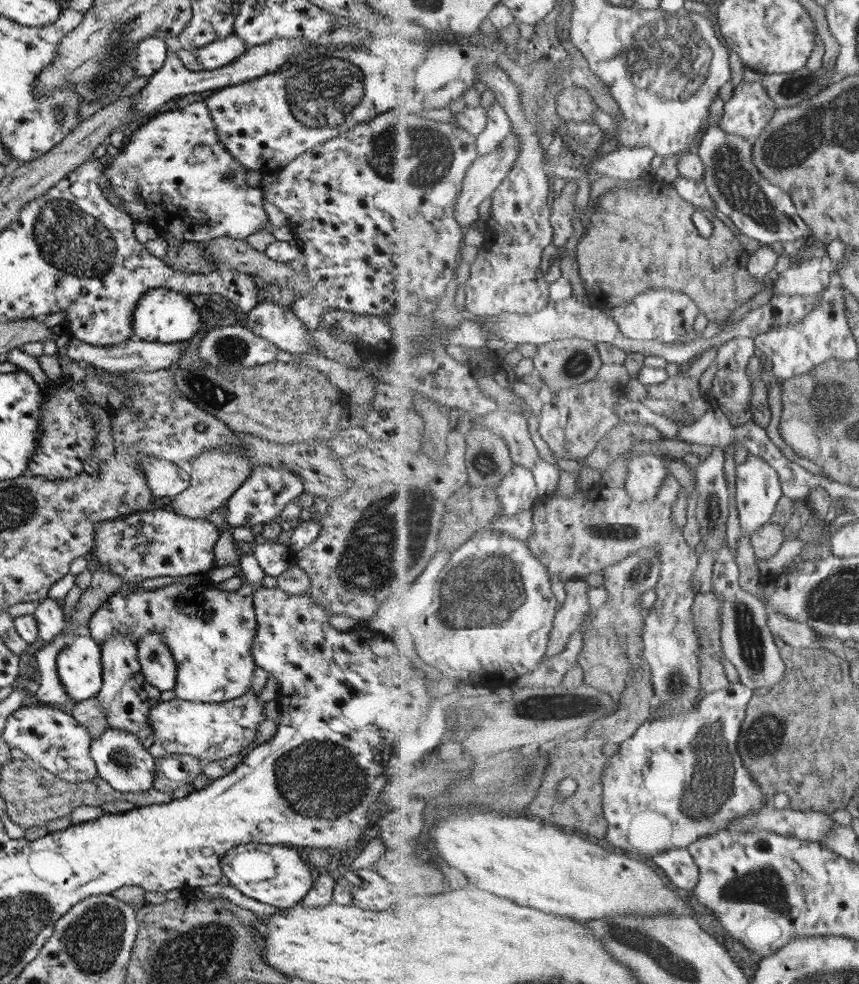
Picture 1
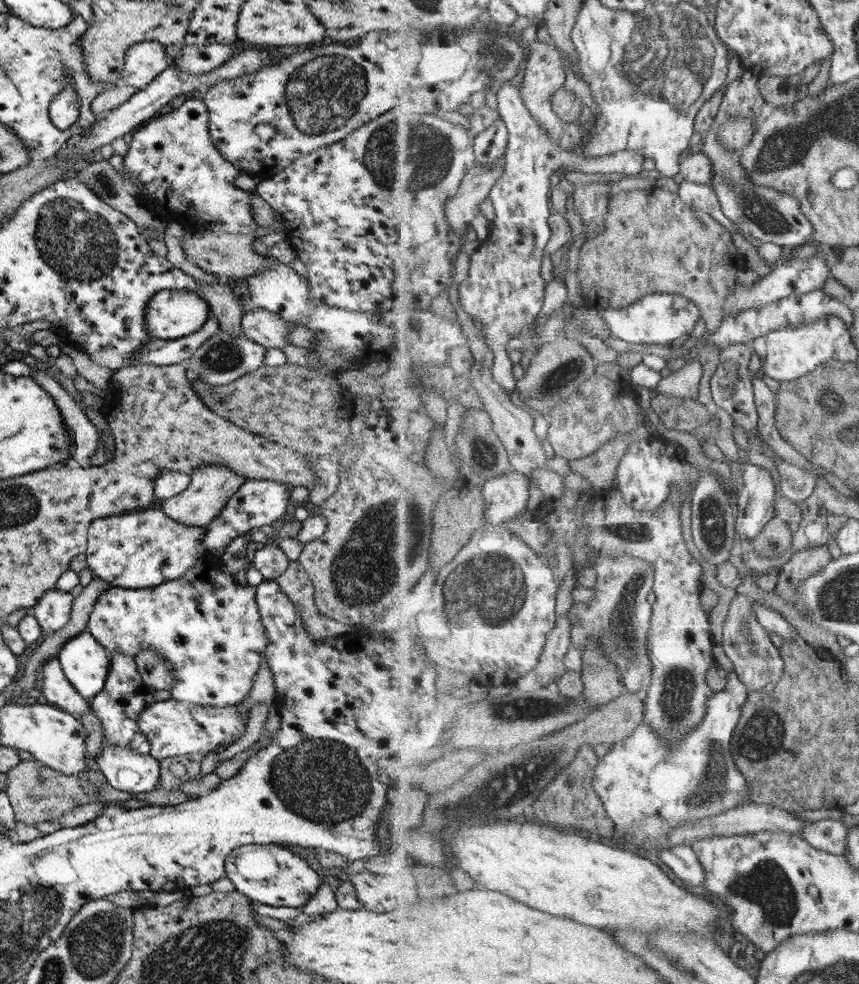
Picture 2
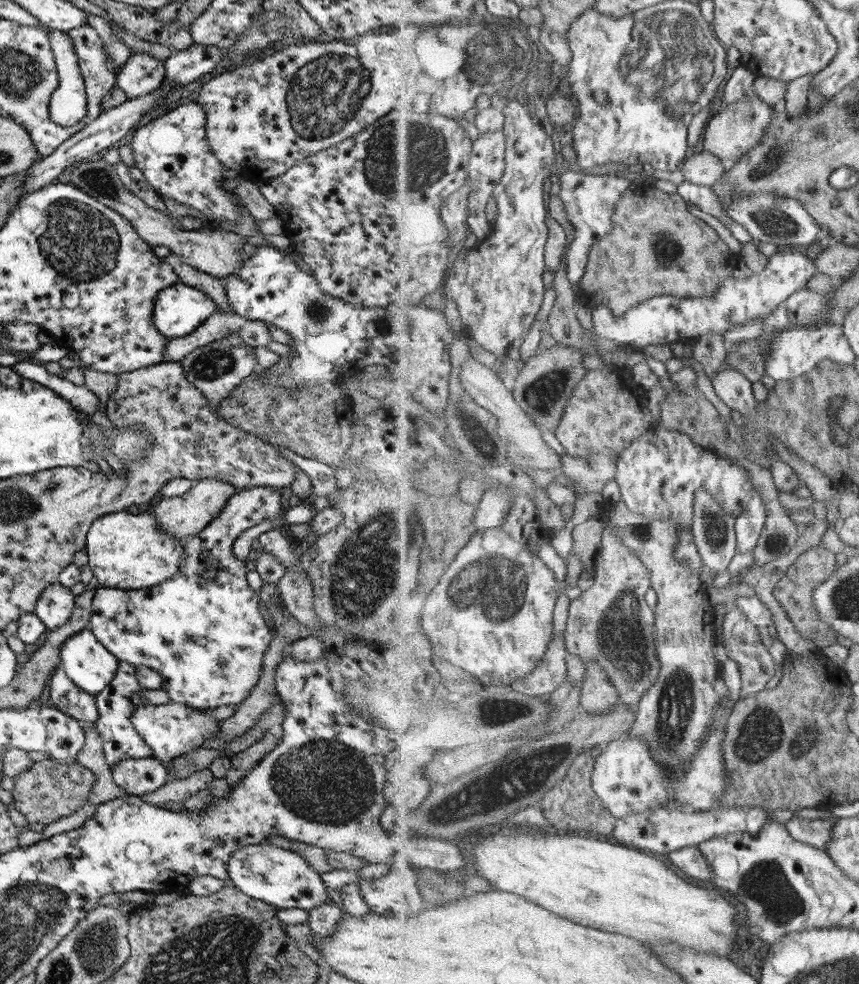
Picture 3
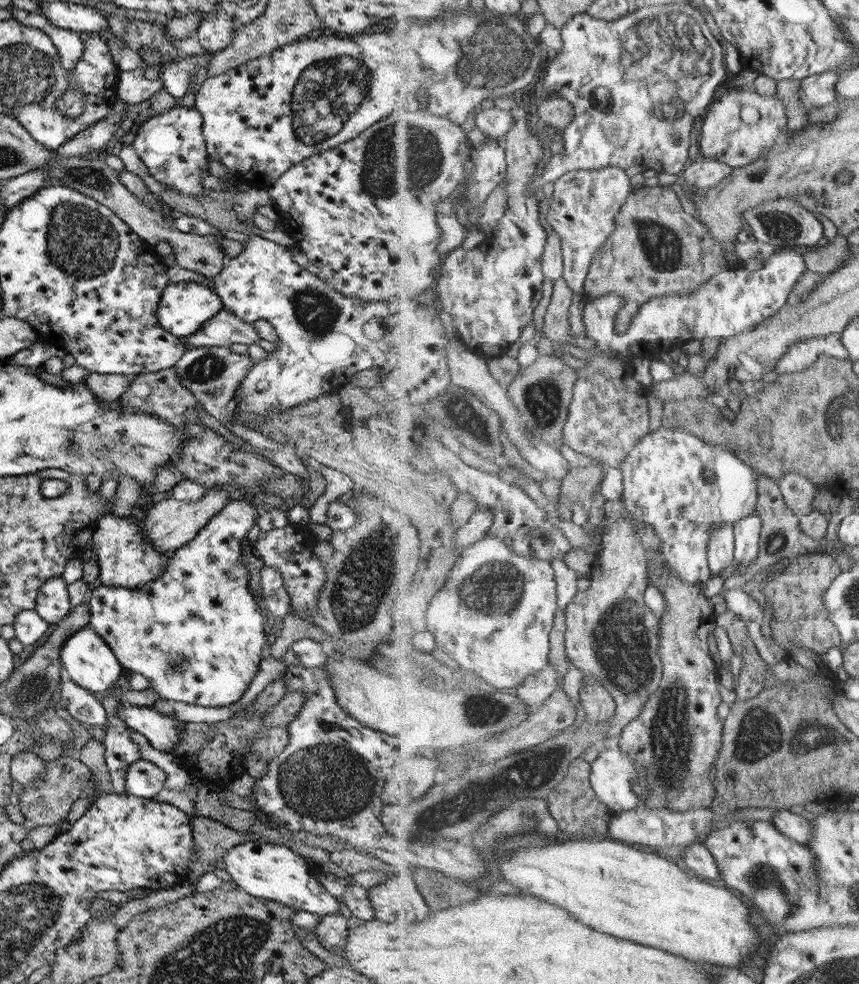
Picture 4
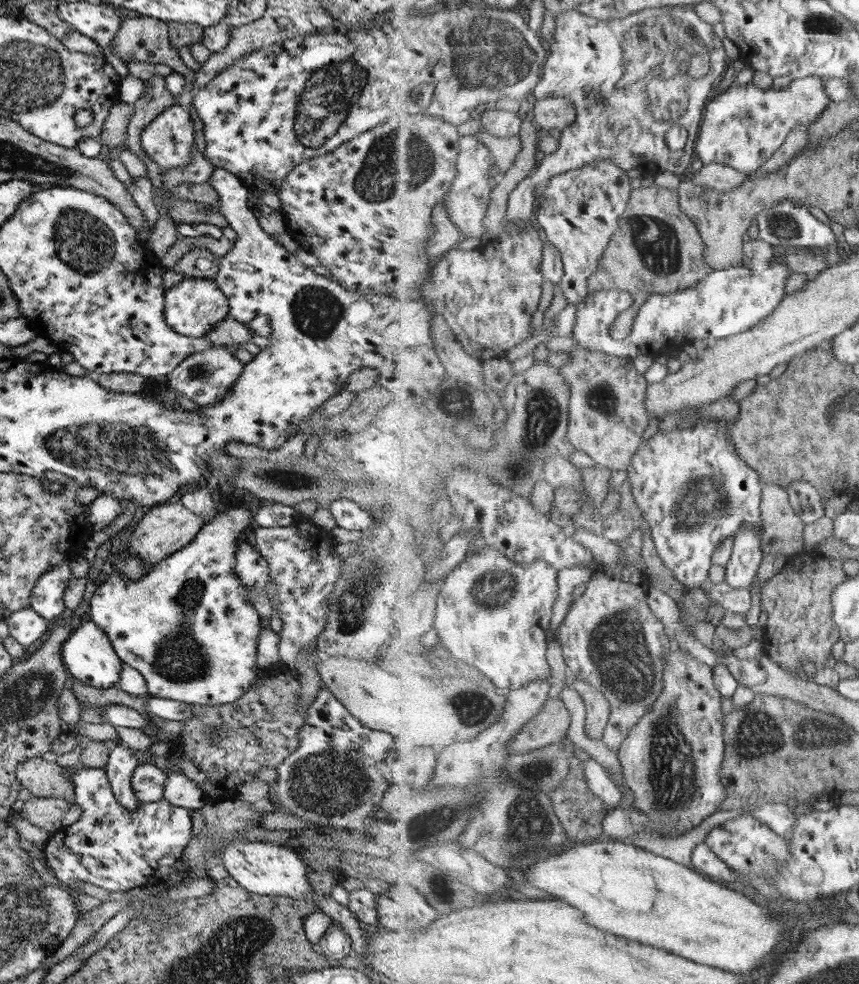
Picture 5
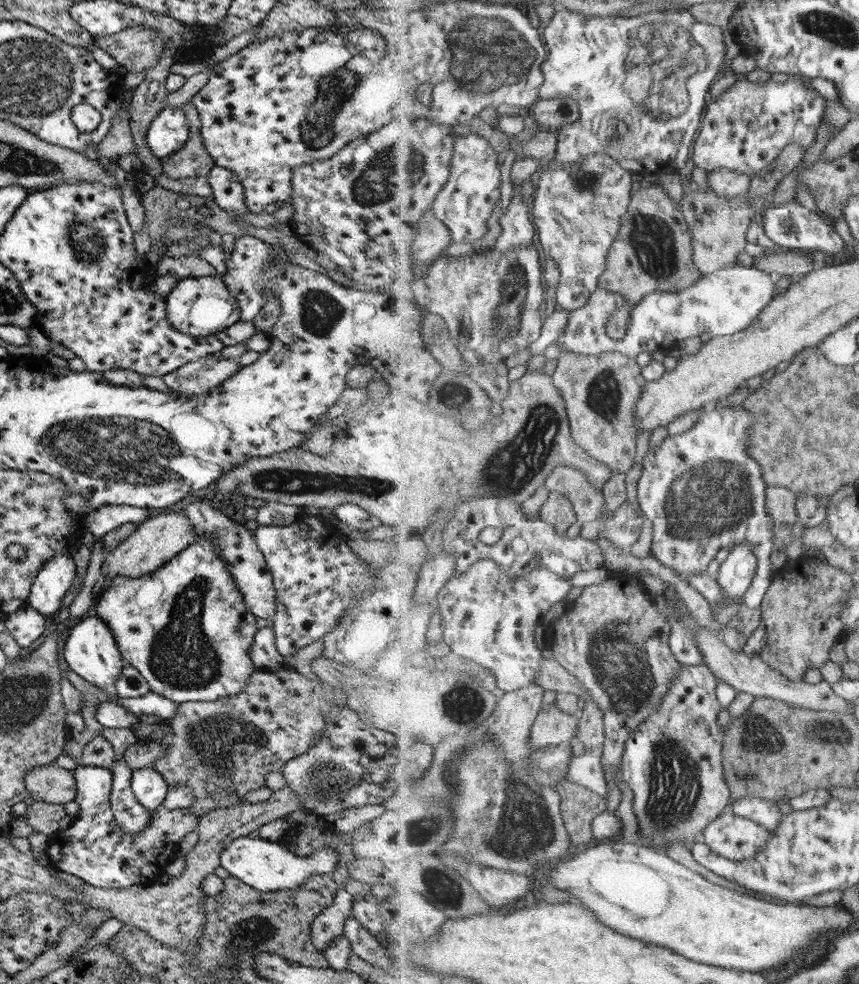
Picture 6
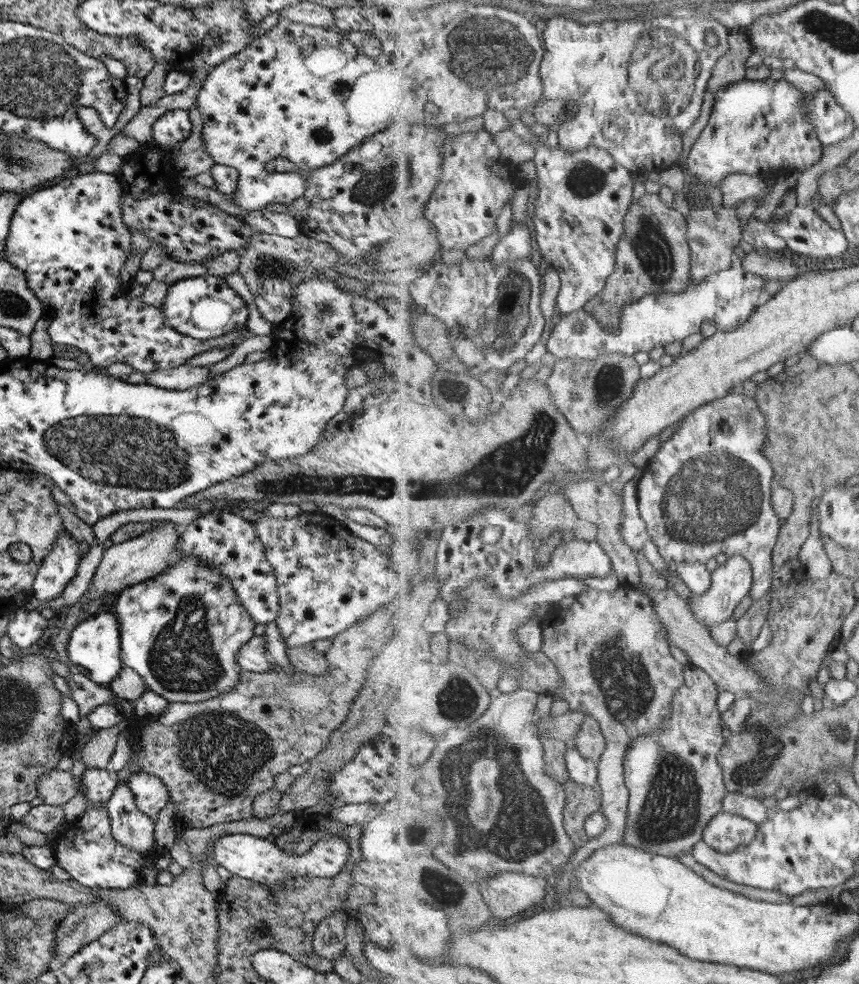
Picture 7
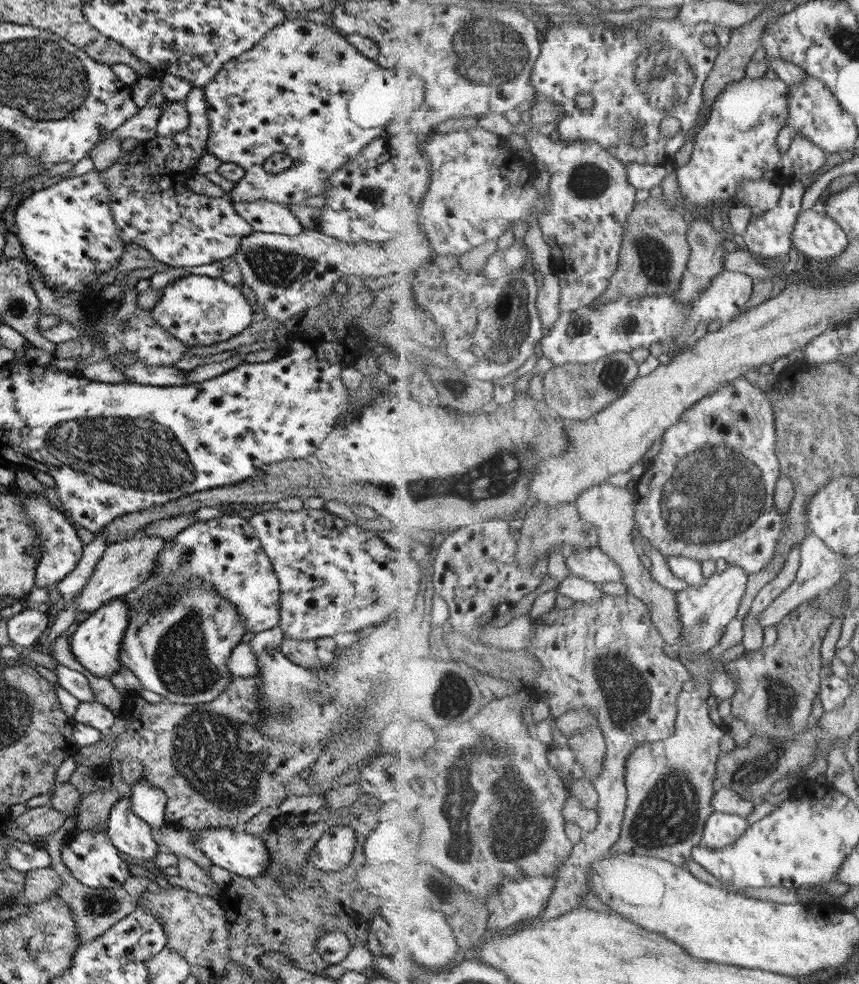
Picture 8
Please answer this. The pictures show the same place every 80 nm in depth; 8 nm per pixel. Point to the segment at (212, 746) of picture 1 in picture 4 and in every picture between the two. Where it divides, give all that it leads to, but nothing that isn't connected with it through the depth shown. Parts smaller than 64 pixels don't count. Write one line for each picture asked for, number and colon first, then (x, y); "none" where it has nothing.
2: (173, 728)
3: (172, 729)
4: (162, 732)

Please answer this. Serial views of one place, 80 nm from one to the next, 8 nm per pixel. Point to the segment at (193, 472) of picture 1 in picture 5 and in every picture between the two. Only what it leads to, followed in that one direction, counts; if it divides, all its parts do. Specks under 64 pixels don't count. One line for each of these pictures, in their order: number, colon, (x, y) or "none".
2: (209, 487)
3: (181, 516)
4: (168, 524)
5: (163, 529)

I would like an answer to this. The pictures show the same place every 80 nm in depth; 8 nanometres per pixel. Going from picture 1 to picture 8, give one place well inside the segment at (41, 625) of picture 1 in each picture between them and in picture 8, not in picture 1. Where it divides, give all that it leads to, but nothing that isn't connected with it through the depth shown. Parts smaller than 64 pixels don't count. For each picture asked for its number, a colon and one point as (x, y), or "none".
2: (52, 610)
3: (55, 603)
4: (52, 602)
5: (45, 600)
6: (57, 574)
7: (59, 565)
8: (58, 549)

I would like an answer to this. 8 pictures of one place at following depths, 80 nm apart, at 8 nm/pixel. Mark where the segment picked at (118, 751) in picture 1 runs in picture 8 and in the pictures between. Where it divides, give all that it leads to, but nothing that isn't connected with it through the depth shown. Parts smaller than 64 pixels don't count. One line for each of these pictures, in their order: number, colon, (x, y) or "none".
2: (125, 769)
3: (136, 777)
4: (143, 779)
5: (146, 782)
6: (148, 787)
7: (150, 796)
8: (147, 802)

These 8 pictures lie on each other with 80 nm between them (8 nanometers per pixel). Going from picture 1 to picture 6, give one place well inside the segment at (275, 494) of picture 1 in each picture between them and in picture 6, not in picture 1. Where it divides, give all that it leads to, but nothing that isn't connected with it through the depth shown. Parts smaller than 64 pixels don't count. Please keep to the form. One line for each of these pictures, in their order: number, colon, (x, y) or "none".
2: (206, 627)
3: (201, 630)
4: (196, 633)
5: (186, 626)
6: (191, 643)

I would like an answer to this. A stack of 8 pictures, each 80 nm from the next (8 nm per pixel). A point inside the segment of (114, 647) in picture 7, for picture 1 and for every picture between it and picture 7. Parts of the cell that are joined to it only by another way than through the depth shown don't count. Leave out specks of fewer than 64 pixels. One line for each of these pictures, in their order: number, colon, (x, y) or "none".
1: (78, 665)
2: (84, 663)
3: (85, 662)
4: (86, 660)
5: (87, 655)
6: (89, 650)

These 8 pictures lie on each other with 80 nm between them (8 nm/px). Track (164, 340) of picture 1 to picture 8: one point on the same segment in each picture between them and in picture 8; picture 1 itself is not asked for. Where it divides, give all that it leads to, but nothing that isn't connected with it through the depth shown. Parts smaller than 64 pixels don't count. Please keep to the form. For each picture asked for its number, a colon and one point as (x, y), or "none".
2: (170, 314)
3: (178, 309)
4: (183, 307)
5: (193, 306)
6: (201, 306)
7: (200, 307)
8: (196, 310)

